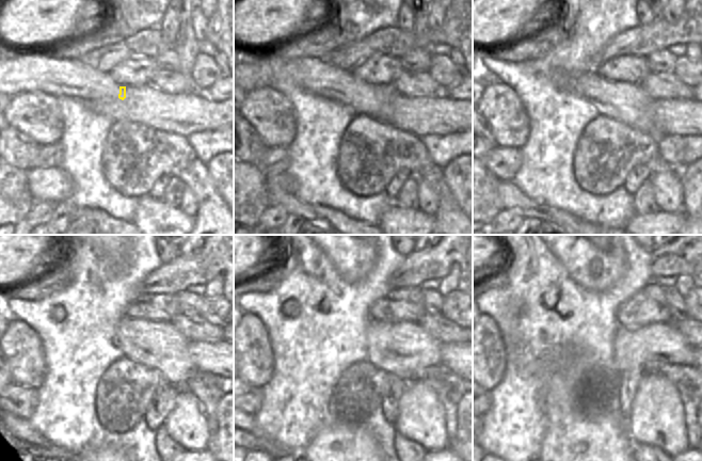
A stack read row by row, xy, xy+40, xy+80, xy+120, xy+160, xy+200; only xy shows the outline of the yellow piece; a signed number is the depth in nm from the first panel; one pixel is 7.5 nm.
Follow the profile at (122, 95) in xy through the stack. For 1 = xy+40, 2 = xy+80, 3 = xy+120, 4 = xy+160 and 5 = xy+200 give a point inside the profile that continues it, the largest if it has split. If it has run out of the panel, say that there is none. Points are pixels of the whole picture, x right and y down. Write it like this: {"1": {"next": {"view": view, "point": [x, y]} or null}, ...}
{"1": {"next": {"view": "xy+40", "point": [376, 100]}}, "2": {"next": {"view": "xy+80", "point": [625, 102]}}, "3": {"next": {"view": "xy+120", "point": [158, 345]}}, "4": {"next": {"view": "xy+160", "point": [403, 349]}}, "5": {"next": {"view": "xy+200", "point": [632, 349]}}}

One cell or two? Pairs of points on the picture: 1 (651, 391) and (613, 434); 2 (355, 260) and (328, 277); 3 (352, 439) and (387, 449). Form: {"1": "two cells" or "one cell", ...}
{"1": "two cells", "2": "two cells", "3": "two cells"}

